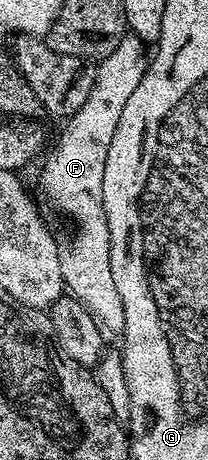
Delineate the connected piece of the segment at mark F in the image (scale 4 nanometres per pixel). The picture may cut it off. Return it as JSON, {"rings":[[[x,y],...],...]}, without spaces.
{"rings":[[[127,34],[123,38],[123,42],[119,42],[119,46],[115,46],[115,50],[111,50],[111,54],[107,54],[107,58],[103,58],[96,65],[93,73],[93,85],[91,86],[91,94],[87,94],[87,102],[83,102],[83,106],[79,106],[79,110],[75,115],[68,117],[65,133],[57,140],[57,145],[53,148],[53,154],[46,160],[45,169],[41,172],[41,188],[45,191],[45,196],[49,200],[53,200],[53,204],[65,216],[73,219],[73,224],[77,229],[69,236],[69,241],[64,241],[61,248],[61,273],[63,274],[63,282],[66,289],[71,293],[73,299],[81,301],[85,305],[90,314],[97,319],[98,324],[107,326],[116,334],[125,331],[125,311],[123,310],[123,298],[119,298],[119,290],[115,286],[115,274],[111,274],[111,234],[107,230],[107,214],[103,210],[103,166],[107,166],[107,150],[111,147],[111,137],[115,135],[115,126],[119,126],[119,117],[123,114],[123,106],[127,106],[127,98],[131,98],[131,94],[135,94],[135,86],[139,86],[139,82],[145,77],[145,69],[147,67],[147,52],[145,56],[146,41],[140,40],[137,36]]]}

